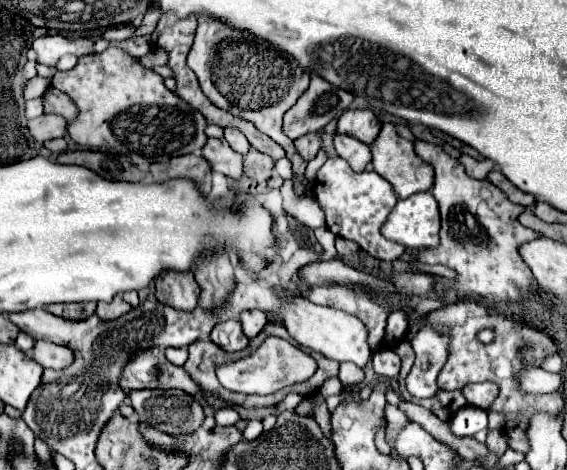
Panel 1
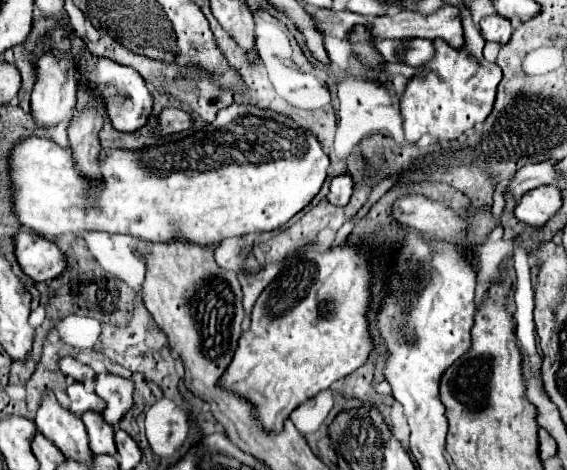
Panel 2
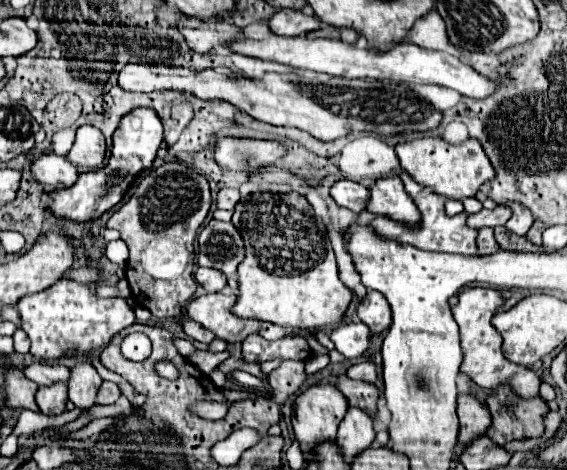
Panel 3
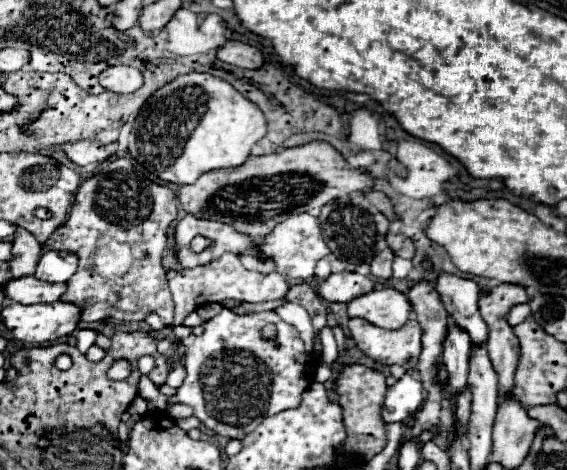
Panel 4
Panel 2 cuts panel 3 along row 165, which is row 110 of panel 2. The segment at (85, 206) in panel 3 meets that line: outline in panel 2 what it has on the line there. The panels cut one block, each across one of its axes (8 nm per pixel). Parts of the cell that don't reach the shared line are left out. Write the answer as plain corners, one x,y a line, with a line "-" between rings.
82,38
72,40
72,54
78,60
78,66
88,70
88,76
90,76
92,84
96,86
96,94
102,94
100,98
104,100
106,112
112,120
112,126
118,132
136,132
136,130
140,130
148,122
148,118
152,114
152,106
154,106
152,92
146,88
144,78
134,68
120,66
120,64
116,64
112,60
106,60
106,58
100,58
100,60
92,58
82,46

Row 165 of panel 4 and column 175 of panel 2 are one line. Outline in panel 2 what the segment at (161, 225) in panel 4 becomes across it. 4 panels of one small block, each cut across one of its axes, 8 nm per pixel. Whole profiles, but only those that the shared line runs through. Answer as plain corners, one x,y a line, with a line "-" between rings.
166,108
160,114
158,132
160,134
180,132
180,130
186,130
190,124
192,124
192,116
188,112
184,112
182,108

